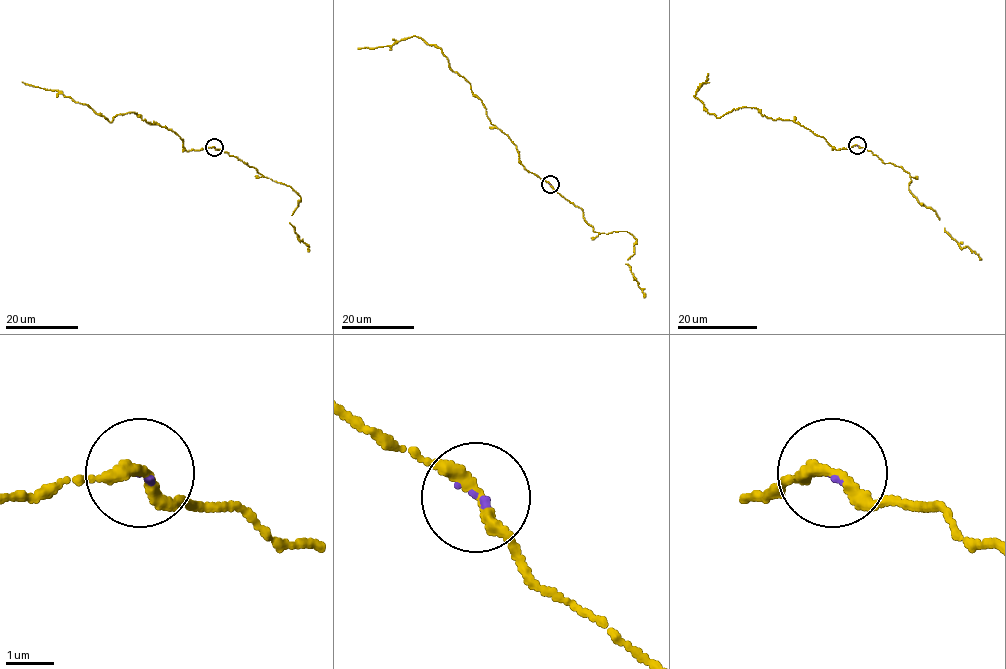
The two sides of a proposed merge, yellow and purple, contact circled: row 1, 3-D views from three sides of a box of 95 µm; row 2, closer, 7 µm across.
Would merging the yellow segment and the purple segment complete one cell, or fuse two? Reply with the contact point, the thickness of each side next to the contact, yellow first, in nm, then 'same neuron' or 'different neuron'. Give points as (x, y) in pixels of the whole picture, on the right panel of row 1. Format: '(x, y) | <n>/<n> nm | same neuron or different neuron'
(857, 145) | 240/70 nm | same neuron

